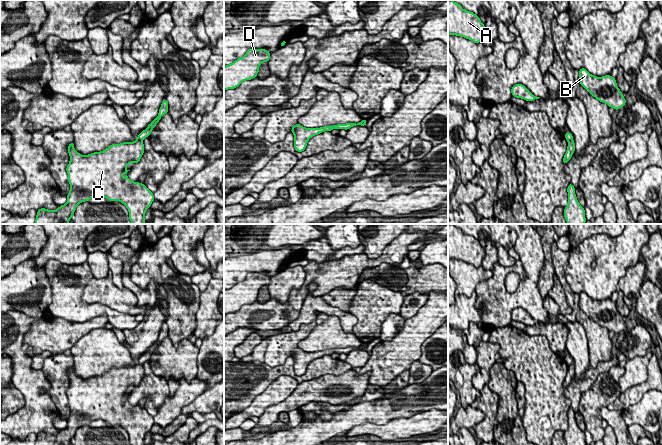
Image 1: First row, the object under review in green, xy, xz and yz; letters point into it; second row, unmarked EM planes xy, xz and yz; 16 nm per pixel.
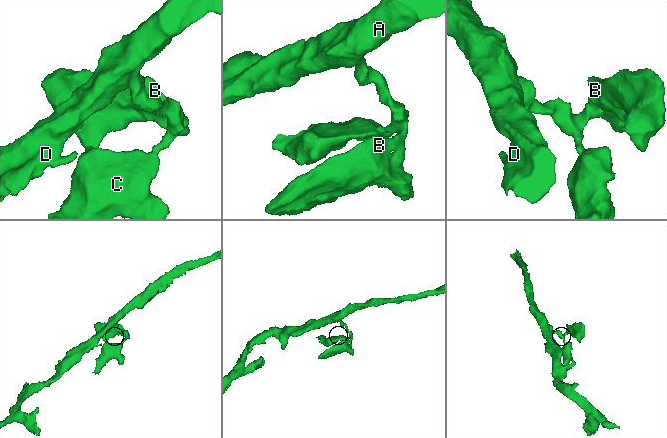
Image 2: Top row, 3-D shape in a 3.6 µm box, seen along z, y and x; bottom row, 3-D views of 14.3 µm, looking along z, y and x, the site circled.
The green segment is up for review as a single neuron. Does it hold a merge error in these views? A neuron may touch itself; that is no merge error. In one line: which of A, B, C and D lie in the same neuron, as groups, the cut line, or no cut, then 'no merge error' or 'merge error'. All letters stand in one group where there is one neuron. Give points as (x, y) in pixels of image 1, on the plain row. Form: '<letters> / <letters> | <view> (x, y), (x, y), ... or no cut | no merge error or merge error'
A B D / C | xy (137, 362), (142, 365) | merge error

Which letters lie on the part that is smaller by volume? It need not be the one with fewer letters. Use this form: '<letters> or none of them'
C

